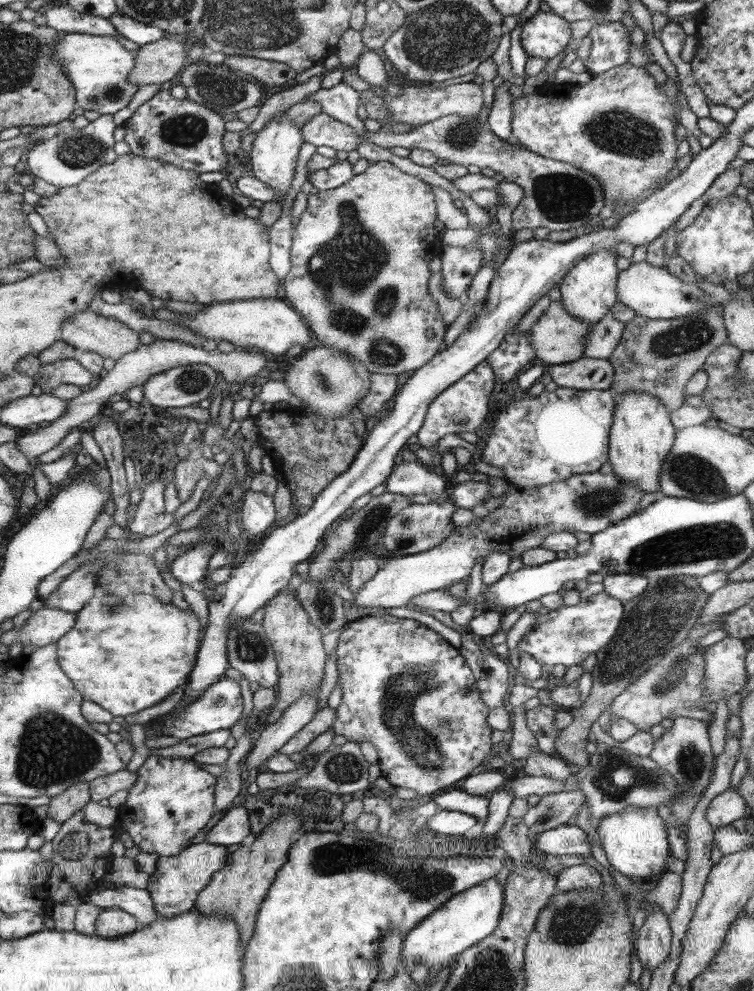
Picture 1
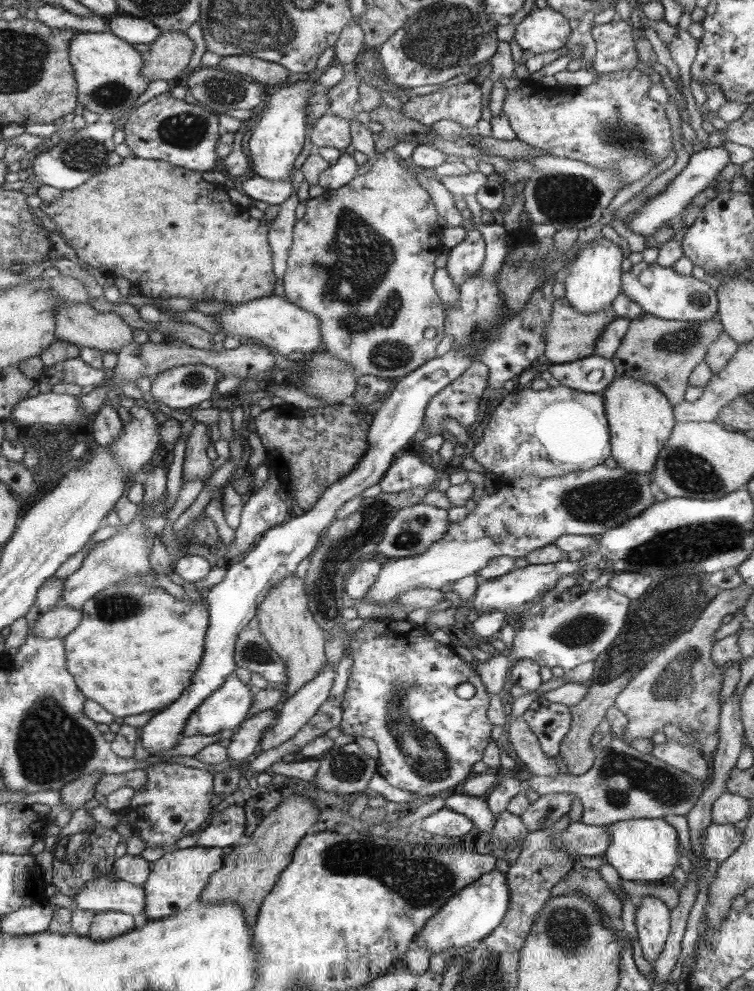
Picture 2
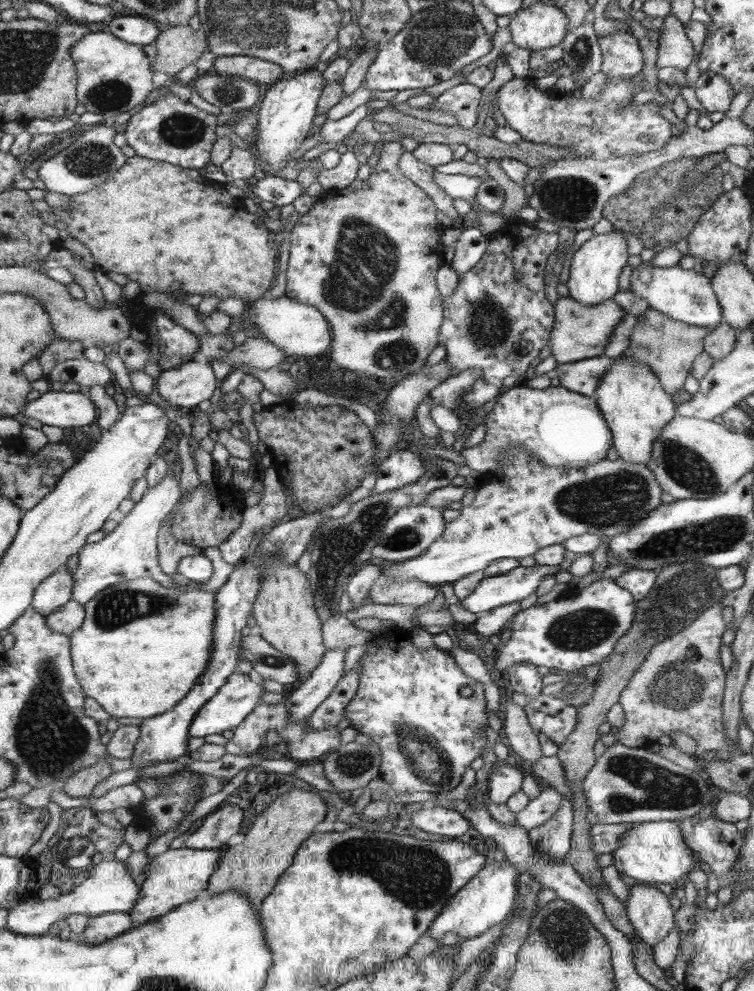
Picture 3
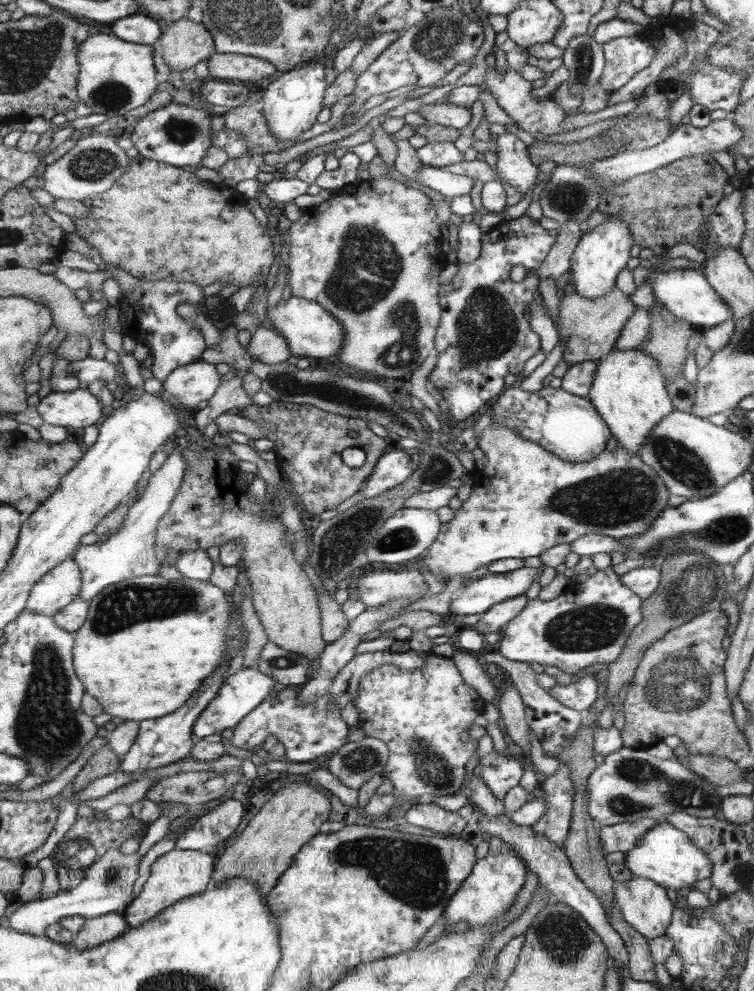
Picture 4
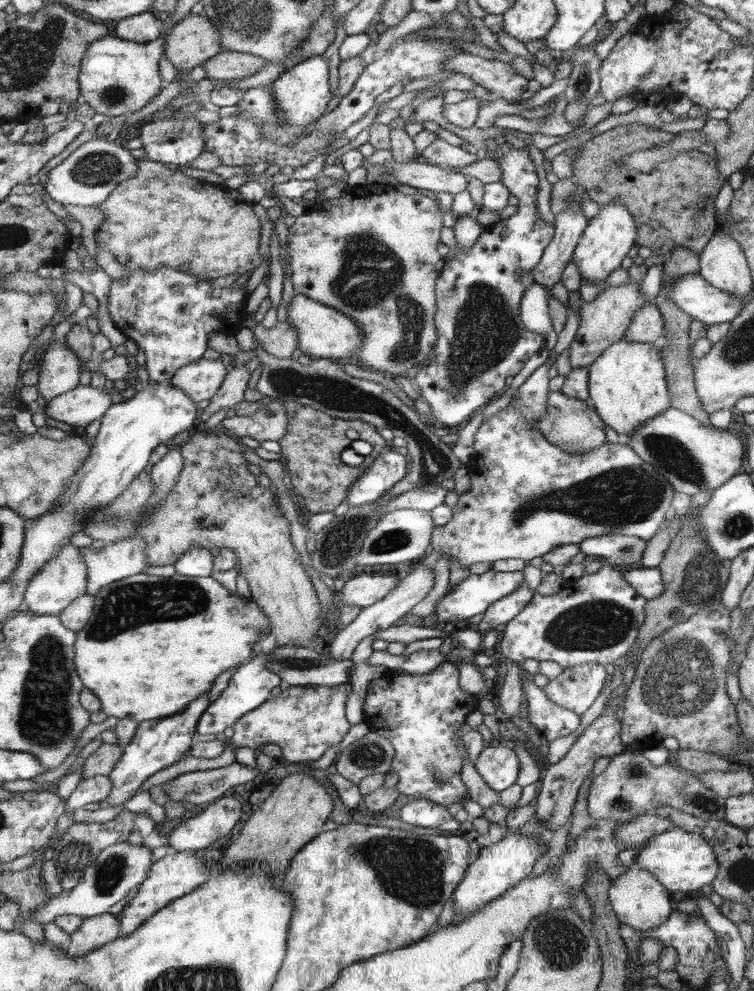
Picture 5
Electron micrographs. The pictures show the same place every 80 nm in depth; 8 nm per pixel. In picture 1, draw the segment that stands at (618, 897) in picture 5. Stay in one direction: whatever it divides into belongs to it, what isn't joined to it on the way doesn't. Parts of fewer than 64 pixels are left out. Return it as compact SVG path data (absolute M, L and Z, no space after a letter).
M654 904L654 912L646 911L646 921L636 933L635 947L643 968L657 970L670 957L673 931L663 910Z

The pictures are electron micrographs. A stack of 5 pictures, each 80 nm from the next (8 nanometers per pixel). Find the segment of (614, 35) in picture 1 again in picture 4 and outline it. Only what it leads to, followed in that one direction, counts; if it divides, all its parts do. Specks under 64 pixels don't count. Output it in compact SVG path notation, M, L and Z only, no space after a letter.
M640 35L636 38L640 38L640 44L626 44L625 37L601 44L605 68L599 82L609 96L626 86L634 75L643 72L654 60L656 46L642 42Z

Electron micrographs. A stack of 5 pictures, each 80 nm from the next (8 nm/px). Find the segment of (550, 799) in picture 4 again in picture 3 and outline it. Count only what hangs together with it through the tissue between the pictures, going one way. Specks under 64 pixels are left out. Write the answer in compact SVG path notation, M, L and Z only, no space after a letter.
M563 797L558 812L544 824L528 831L535 849L553 860L565 860L571 849L573 833L573 805Z

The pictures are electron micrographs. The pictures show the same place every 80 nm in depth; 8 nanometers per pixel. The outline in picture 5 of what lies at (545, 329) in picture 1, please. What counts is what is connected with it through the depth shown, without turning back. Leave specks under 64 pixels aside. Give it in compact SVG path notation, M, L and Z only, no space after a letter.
M631 280L624 286L609 286L601 290L599 296L596 296L592 302L582 302L578 291L570 293L568 310L578 309L580 319L574 342L569 344L572 369L589 367L606 349L615 342L623 340L625 332L633 322L633 316L645 304L648 304L648 301L644 299L641 287Z

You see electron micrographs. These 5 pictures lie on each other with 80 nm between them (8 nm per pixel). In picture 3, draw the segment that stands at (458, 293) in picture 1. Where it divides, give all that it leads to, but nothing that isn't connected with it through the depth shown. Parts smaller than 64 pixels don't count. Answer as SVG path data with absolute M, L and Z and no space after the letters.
M462 223L463 233L456 242L455 254L451 267L457 272L459 278L477 265L486 254L489 237L480 232L472 223Z

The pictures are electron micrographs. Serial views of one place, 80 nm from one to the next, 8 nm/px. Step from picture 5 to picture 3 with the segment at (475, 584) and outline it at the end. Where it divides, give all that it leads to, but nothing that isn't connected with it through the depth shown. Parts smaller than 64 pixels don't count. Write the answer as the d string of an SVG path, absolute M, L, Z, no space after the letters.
M534 564L530 568L514 568L510 573L499 576L484 577L477 588L461 601L466 610L475 614L488 613L499 606L521 602L534 594L546 576L563 571L558 566Z

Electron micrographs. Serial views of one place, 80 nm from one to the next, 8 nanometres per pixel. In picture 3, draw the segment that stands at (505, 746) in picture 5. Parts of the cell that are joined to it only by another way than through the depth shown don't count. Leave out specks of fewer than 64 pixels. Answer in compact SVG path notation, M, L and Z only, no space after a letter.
M497 761L488 776L487 795L494 804L504 805L522 787L522 772L513 761Z

